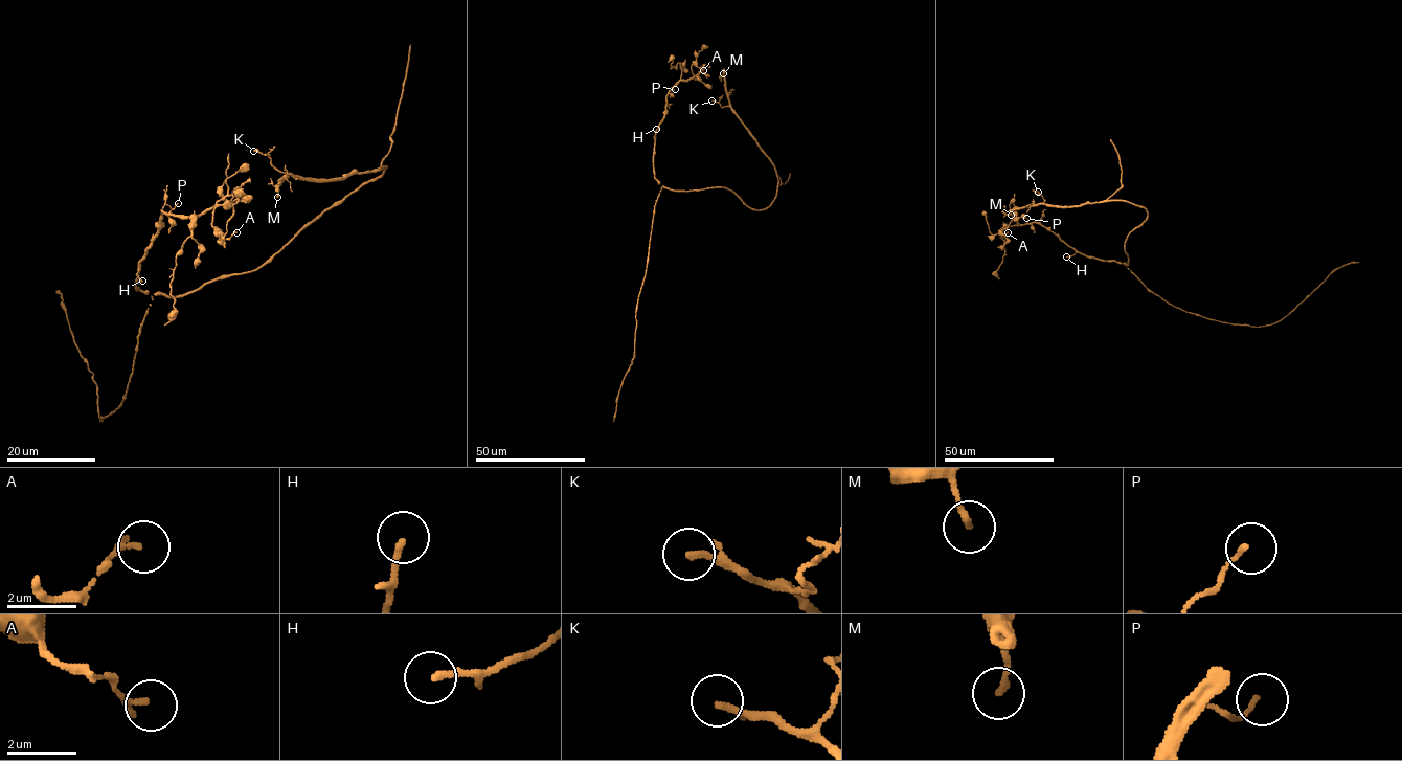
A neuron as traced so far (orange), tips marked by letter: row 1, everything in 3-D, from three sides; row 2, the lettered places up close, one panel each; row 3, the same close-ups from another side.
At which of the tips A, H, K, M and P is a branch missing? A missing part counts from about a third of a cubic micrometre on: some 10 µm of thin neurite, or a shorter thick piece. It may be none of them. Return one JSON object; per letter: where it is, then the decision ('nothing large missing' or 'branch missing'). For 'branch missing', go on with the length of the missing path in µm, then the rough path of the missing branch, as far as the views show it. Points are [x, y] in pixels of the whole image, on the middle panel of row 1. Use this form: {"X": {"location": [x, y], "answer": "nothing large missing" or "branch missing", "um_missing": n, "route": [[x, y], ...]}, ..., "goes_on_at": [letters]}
{"A": {"location": [703, 70], "answer": "nothing large missing"}, "H": {"location": [656, 129], "answer": "nothing large missing"}, "K": {"location": [711, 101], "answer": "branch missing", "um_missing": 25, "route": [[711, 101], [703, 98], [693, 89], [702, 86], [706, 89]]}, "M": {"location": [723, 73], "answer": "nothing large missing"}, "P": {"location": [675, 89], "answer": "nothing large missing"}, "goes_on_at": ["K"]}

